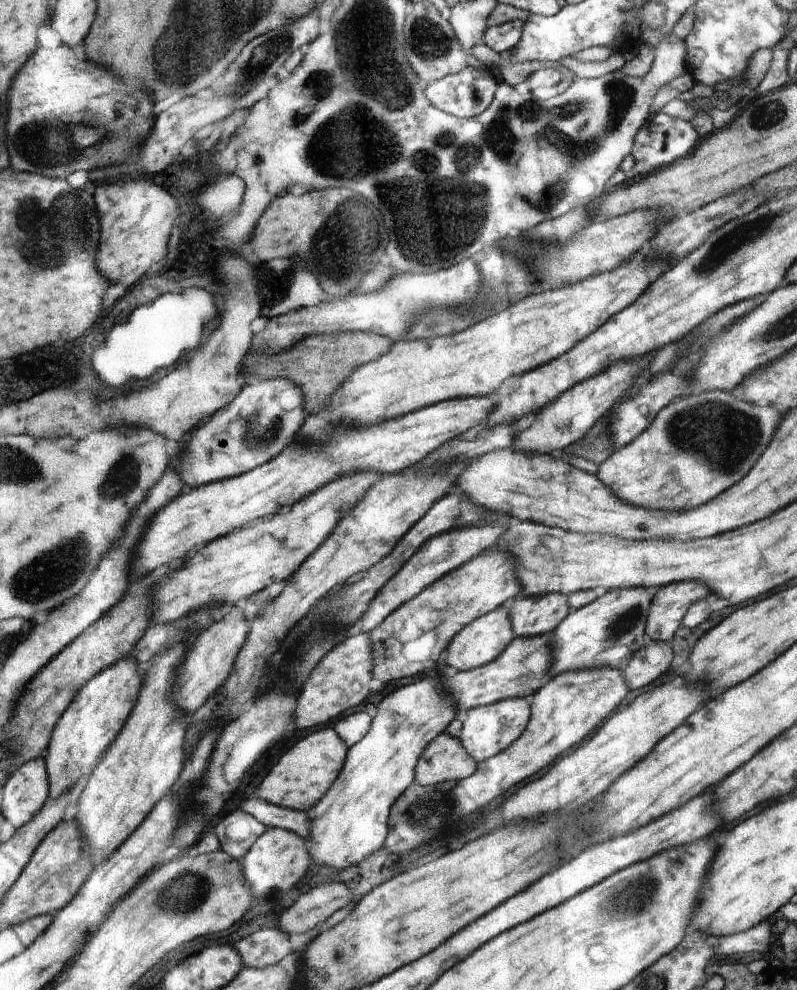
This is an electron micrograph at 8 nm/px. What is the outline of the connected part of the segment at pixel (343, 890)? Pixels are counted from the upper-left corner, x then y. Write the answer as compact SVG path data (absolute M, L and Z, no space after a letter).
M328 882L301 894L290 907L283 905L278 928L288 934L304 934L312 930L336 910L348 906L348 888L340 882Z

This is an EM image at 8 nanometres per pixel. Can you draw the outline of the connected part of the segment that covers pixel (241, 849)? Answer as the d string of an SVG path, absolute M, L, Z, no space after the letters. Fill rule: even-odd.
M237 809L213 824L211 831L219 839L220 849L240 861L266 829L254 815Z

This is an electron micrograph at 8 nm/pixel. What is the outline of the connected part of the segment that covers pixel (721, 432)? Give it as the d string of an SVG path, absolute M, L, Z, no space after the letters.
M698 391L682 396L679 402L671 402L658 414L651 426L630 445L610 453L598 465L596 475L625 503L653 511L674 512L692 510L710 502L726 488L742 480L756 464L760 454L770 444L780 414L773 406L761 407L740 398L738 392Z

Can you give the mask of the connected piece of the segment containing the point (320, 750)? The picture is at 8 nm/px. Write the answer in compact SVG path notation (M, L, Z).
M322 728L302 738L294 748L290 748L262 780L256 790L256 798L270 804L307 811L312 809L328 792L342 770L348 748L333 728Z

